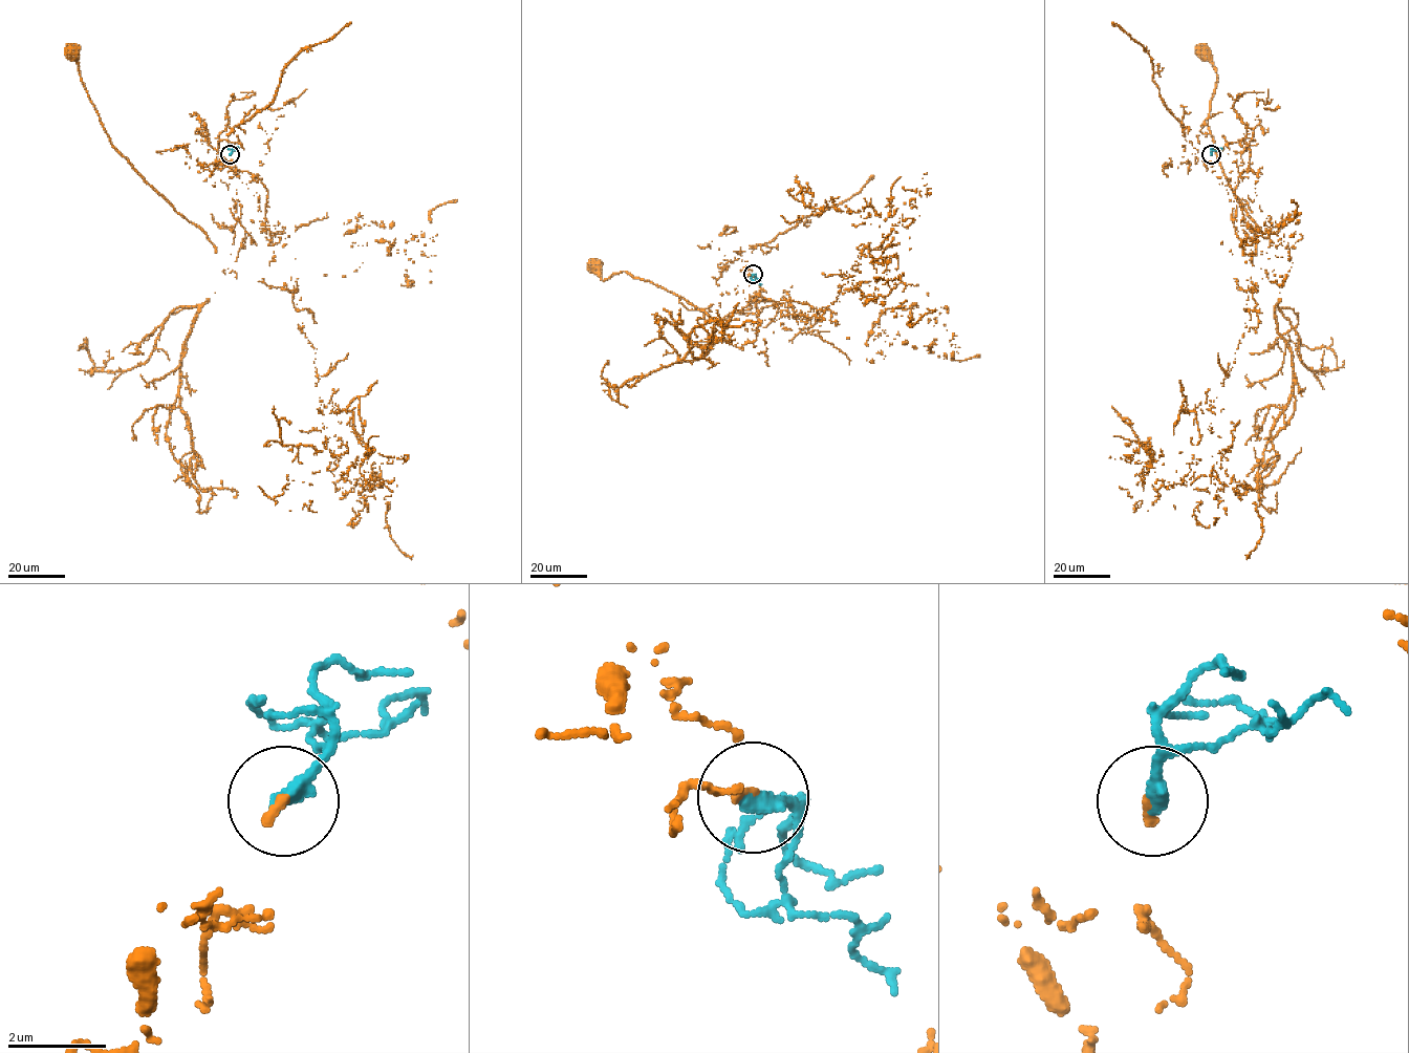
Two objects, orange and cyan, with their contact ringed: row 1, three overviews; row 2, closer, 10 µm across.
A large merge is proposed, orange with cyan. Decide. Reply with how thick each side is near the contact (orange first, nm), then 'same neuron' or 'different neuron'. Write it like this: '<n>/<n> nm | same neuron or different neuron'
150/360 nm | same neuron

